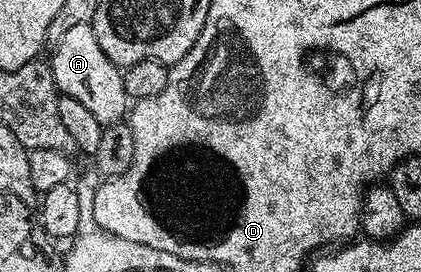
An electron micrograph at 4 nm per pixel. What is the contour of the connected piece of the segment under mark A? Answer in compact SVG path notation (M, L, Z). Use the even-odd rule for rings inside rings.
M76 24L68 28L58 42L53 43L54 55L48 58L54 77L54 85L65 97L80 100L96 120L103 126L123 121L128 114L128 99L124 92L122 70L104 56L104 50L96 40L96 32L91 24Z

